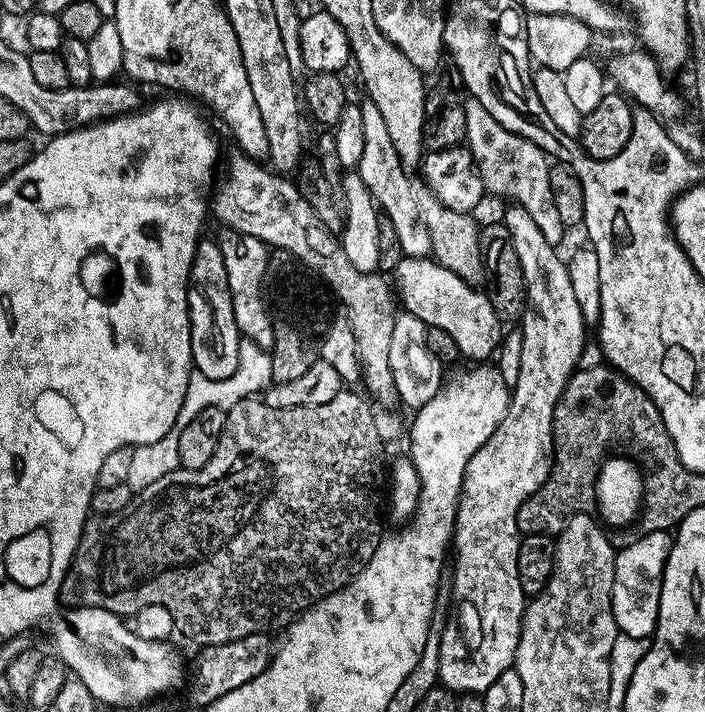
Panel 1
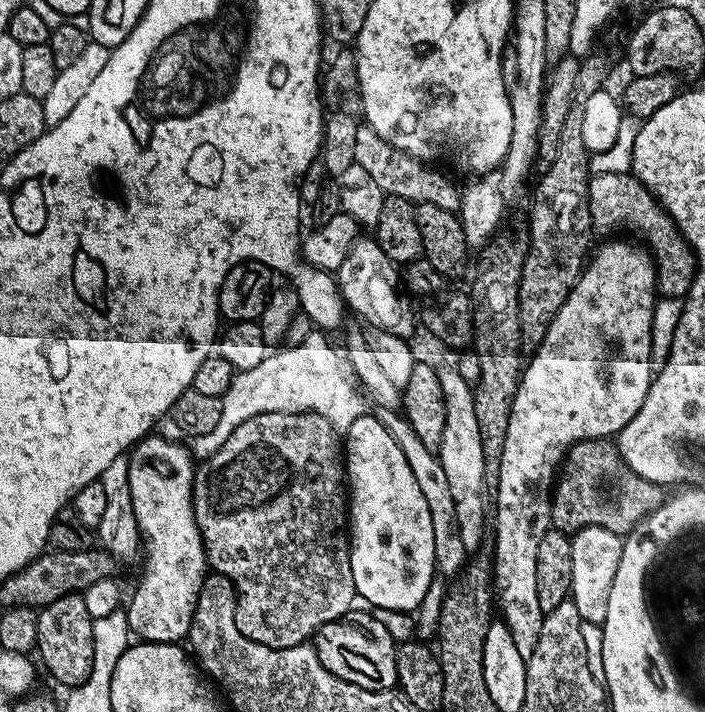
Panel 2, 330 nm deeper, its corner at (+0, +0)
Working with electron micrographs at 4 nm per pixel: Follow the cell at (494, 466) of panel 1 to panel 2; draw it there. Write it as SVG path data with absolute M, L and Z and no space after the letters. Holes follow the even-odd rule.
M612 240L595 249L590 263L566 298L562 310L550 322L546 338L537 346L532 360L523 365L520 384L510 410L506 446L496 480L496 548L494 547L494 596L502 623L510 630L518 654L527 658L538 646L545 612L538 606L538 582L534 578L536 551L542 534L551 525L553 485L564 456L579 440L603 440L615 437L638 414L652 385L650 358L652 311L656 308L658 289L656 265L643 247L635 248L624 240Z

